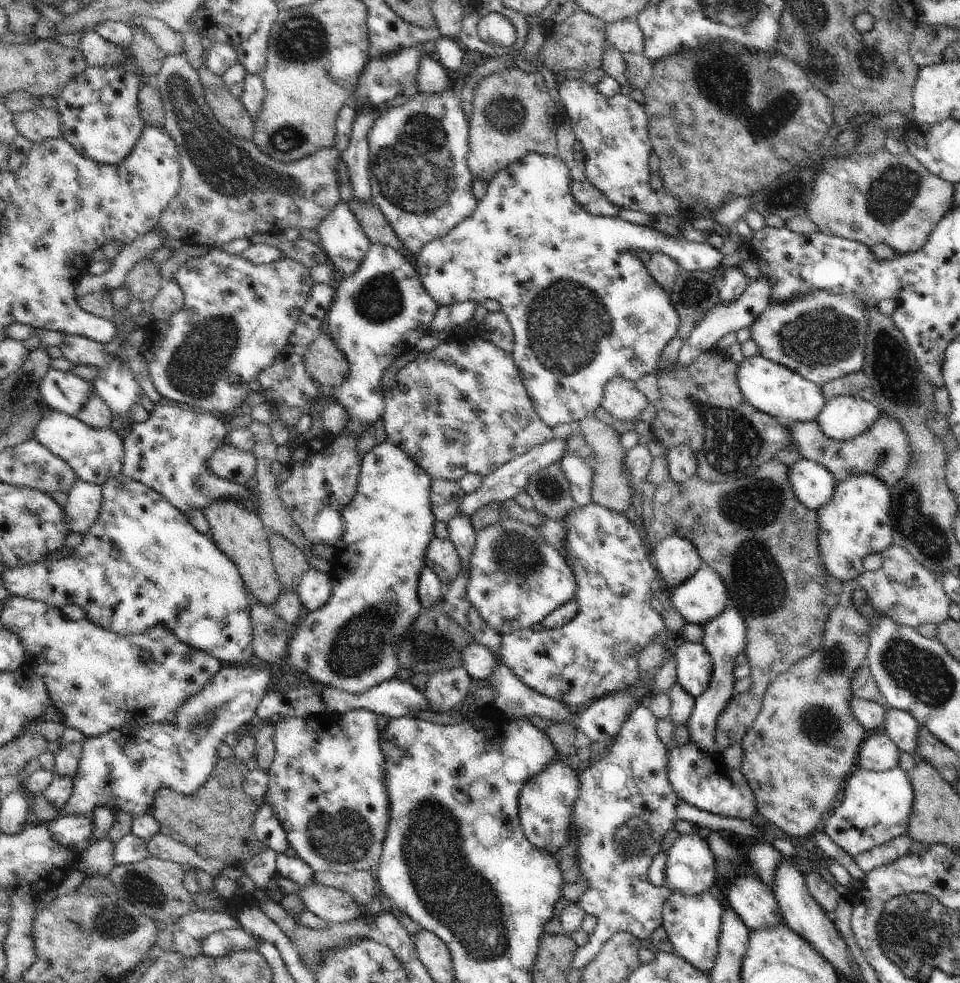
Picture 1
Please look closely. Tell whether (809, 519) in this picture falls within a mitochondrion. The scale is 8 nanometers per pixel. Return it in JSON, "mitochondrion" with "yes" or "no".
{"mitochondrion":"no"}

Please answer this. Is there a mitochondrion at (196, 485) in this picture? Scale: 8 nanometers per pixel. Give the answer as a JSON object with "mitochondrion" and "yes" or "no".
{"mitochondrion":"yes"}

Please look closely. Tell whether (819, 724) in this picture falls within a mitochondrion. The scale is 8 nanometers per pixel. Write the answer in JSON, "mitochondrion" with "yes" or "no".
{"mitochondrion":"yes"}

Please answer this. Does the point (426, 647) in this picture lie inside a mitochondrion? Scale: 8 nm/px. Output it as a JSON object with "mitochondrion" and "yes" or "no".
{"mitochondrion":"yes"}

